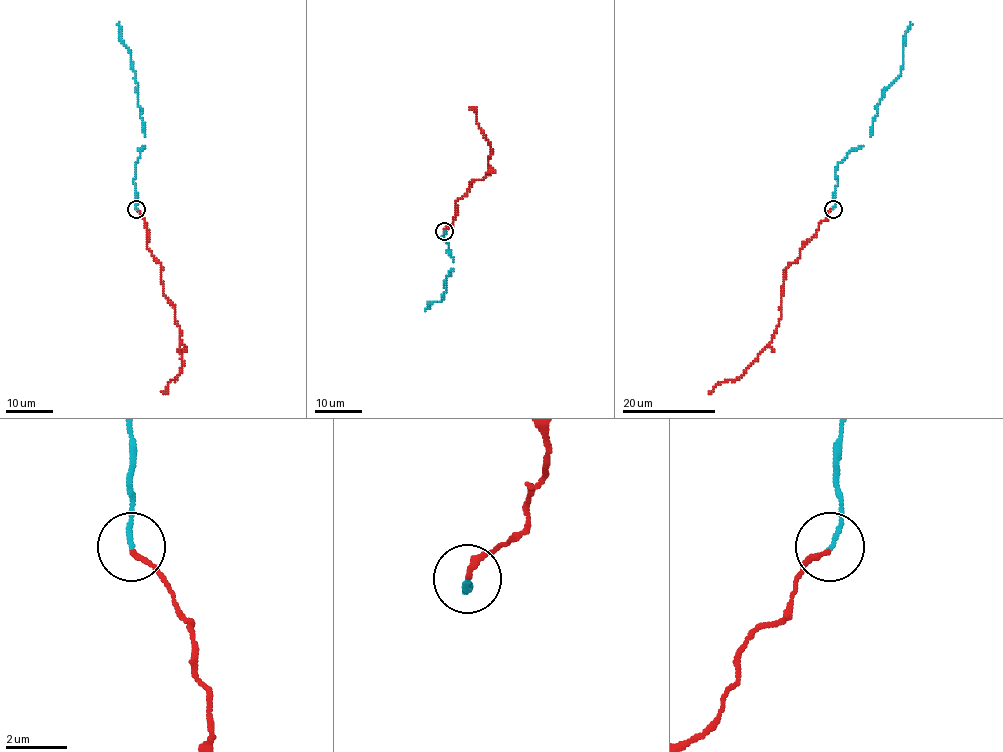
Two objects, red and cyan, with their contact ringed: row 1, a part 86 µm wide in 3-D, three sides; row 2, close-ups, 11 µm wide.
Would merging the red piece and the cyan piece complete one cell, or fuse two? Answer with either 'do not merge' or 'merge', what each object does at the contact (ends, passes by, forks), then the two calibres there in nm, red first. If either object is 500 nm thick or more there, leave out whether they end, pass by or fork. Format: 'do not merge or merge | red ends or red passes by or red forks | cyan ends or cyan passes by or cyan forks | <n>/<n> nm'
merge | red ends | cyan ends | 160/140 nm

